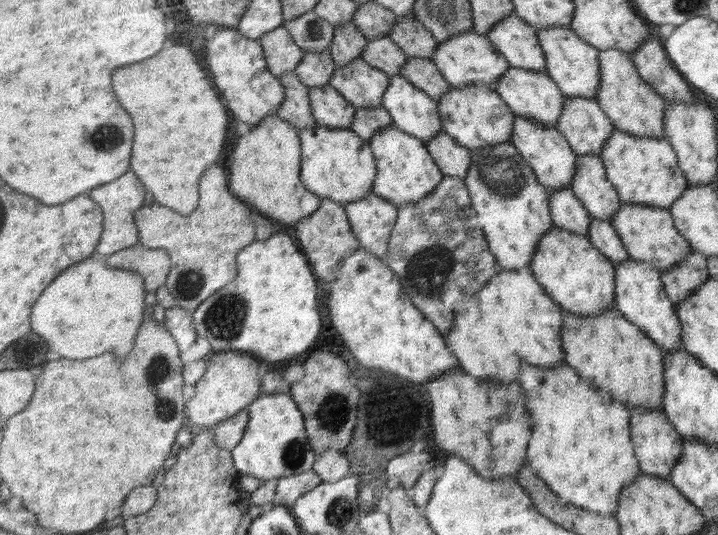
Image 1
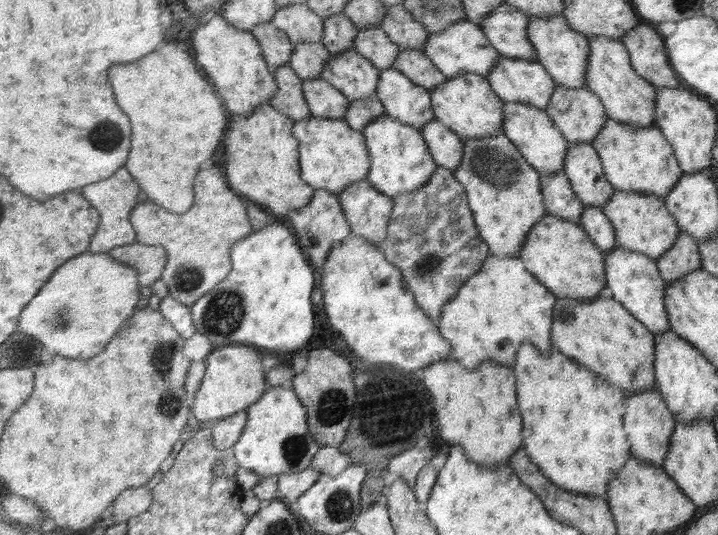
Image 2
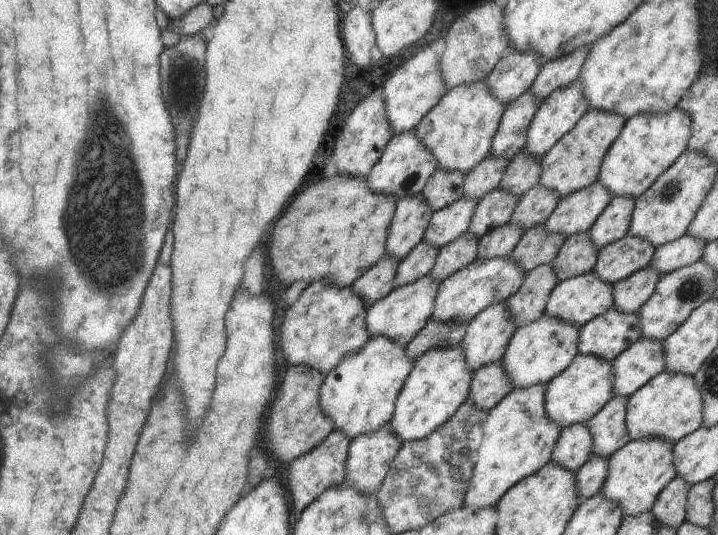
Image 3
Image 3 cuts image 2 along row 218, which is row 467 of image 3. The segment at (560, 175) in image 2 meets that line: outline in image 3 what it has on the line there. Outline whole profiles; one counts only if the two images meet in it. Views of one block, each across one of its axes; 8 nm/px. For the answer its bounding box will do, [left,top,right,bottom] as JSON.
[552,423,593,472]

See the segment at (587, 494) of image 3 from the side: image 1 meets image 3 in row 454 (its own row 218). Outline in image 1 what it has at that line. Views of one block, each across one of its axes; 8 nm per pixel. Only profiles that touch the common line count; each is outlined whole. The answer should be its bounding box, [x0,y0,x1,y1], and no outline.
[586,217,630,265]

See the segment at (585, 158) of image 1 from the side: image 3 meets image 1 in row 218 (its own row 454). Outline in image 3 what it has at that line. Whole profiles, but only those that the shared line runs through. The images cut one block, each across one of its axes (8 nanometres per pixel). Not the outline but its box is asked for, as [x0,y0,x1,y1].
[587,395,631,458]

